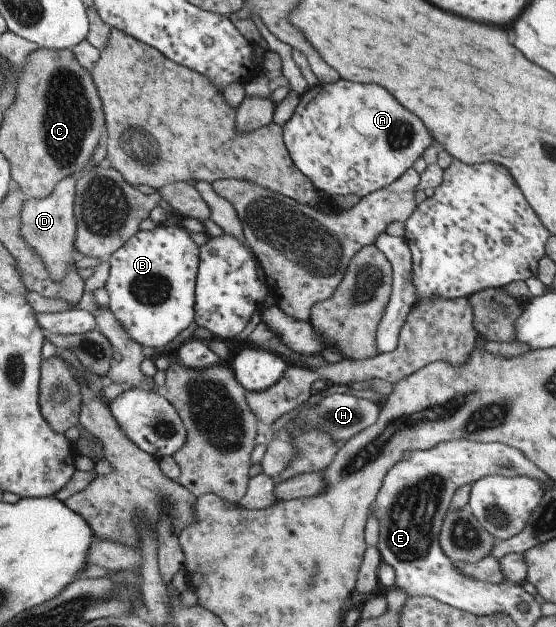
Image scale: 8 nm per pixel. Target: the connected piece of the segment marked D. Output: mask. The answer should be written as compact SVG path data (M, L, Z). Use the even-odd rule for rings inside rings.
M66 176L56 185L54 194L43 199L26 199L22 204L22 236L30 248L44 260L54 280L64 280L70 266L77 266L82 255L76 250L78 226L75 216L76 190L79 176Z

